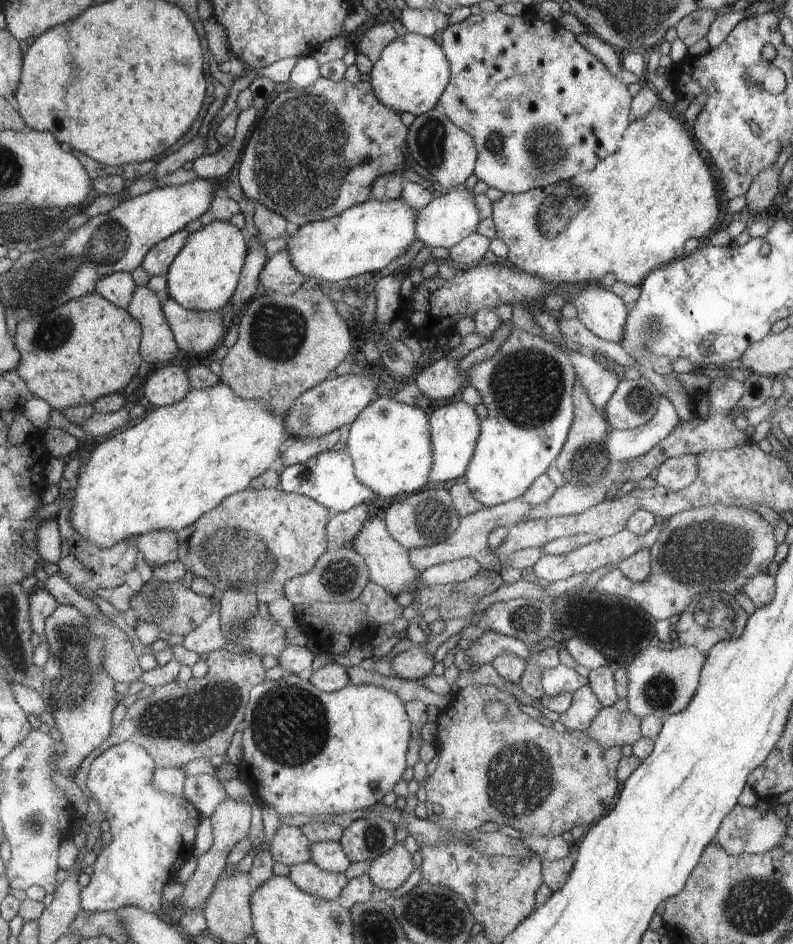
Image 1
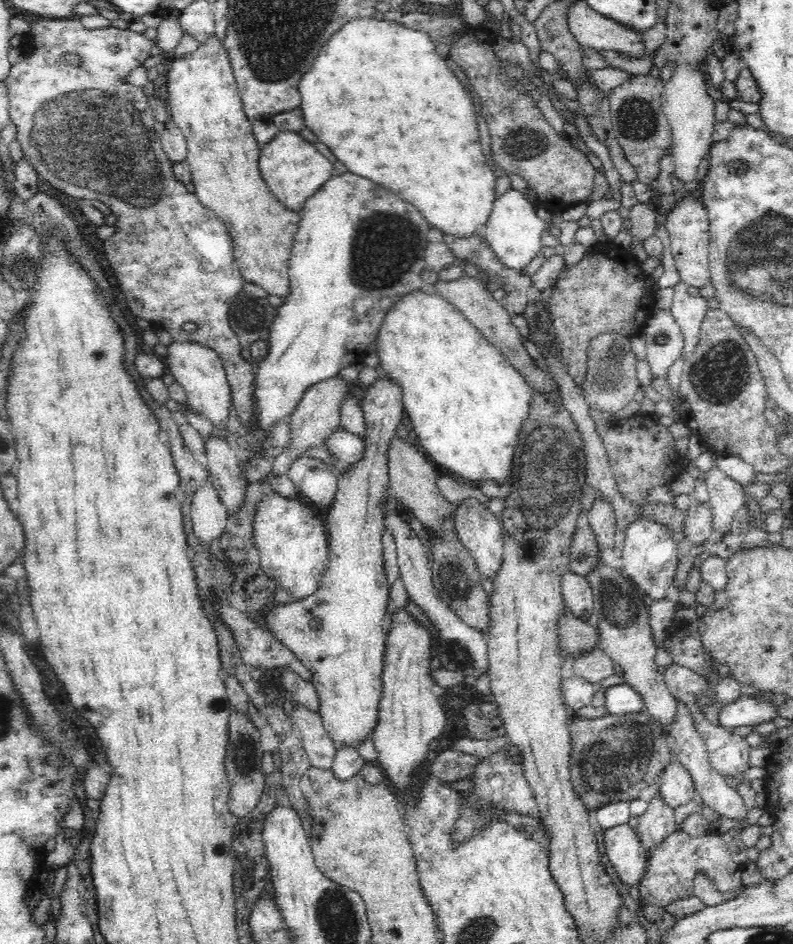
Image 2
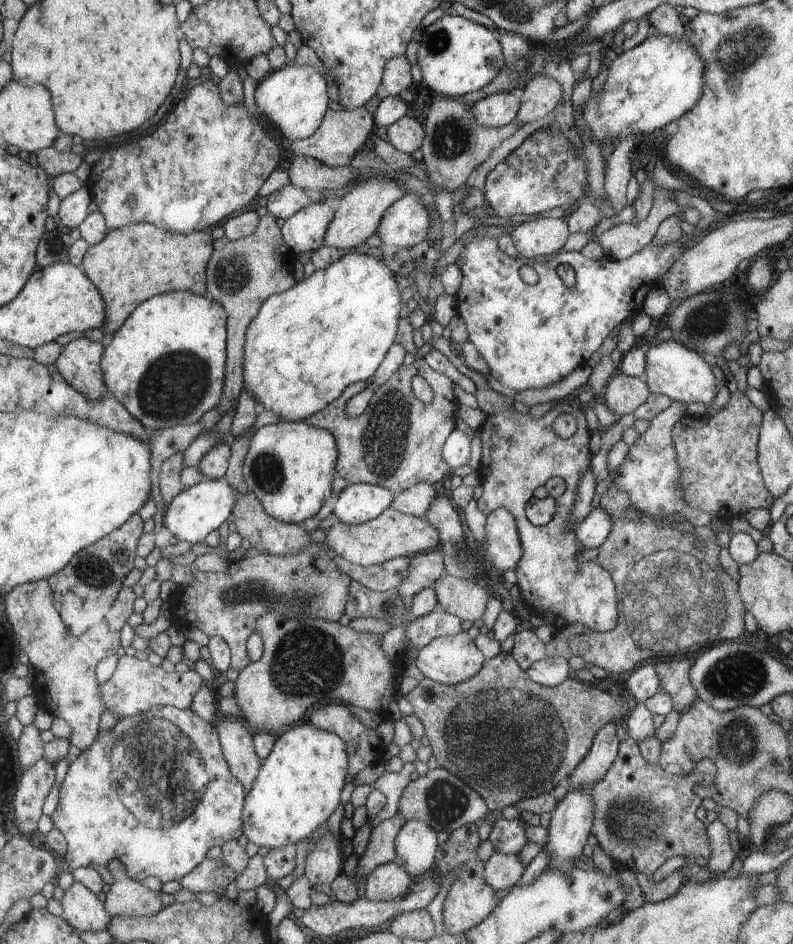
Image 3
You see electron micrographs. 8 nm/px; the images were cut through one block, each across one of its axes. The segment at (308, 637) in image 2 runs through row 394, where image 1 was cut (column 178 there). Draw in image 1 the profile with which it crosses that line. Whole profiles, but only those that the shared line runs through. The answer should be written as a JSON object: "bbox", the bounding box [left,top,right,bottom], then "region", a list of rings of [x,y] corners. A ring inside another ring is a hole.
{"bbox":[140,364,190,407],"region":[[[170,364],[151,370],[140,388],[140,395],[146,397],[155,407],[173,405],[190,393],[190,377],[184,366]]]}

